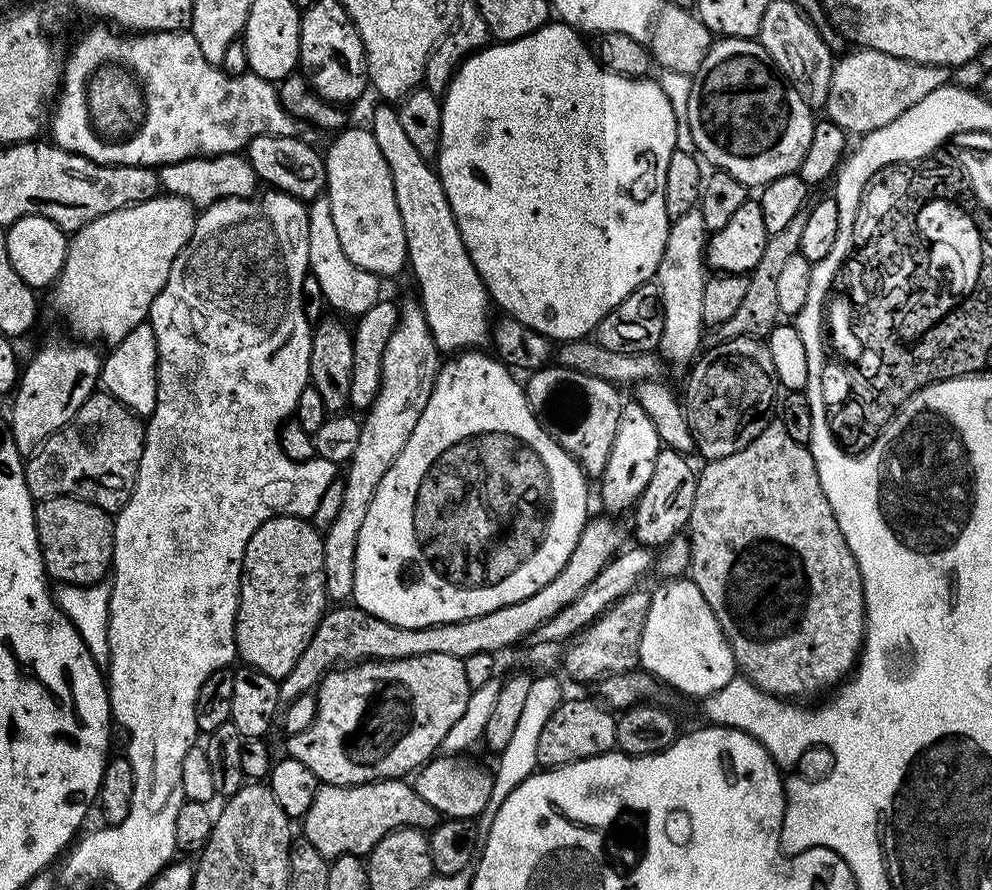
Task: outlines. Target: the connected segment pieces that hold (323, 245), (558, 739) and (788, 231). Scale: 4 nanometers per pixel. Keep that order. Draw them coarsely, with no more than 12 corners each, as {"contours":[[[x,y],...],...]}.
{"contours":[[[327,195],[309,205],[309,273],[325,303],[359,318],[381,279],[347,258]],[[568,698],[538,734],[538,765],[604,756],[617,717],[603,703]],[[807,211],[769,236],[717,341],[766,338],[782,316],[778,278],[800,251]]]}

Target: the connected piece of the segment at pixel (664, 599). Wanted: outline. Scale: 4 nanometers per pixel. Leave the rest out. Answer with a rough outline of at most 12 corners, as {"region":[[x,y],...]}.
{"region":[[702,590],[652,592],[639,667],[707,698],[737,675]]}

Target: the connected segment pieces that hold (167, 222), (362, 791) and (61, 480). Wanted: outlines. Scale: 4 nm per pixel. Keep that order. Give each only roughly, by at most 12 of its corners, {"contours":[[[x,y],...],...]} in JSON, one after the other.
{"contours":[[[181,196],[71,233],[51,289],[71,335],[145,323],[197,215]],[[407,779],[320,784],[303,839],[367,857],[441,814]],[[103,390],[24,465],[33,501],[115,514],[146,424]]]}

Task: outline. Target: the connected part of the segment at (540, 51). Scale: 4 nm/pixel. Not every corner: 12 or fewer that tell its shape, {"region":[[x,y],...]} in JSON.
{"region":[[570,25],[467,56],[434,161],[553,342],[655,277],[676,115]]}

